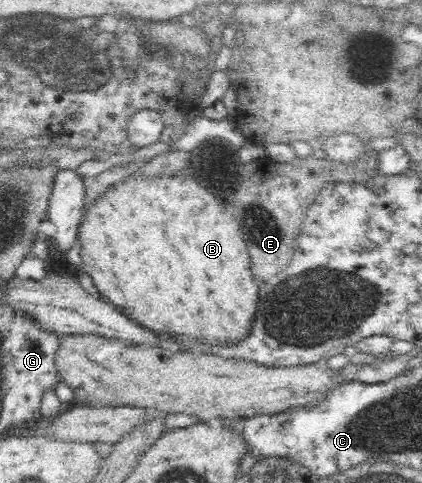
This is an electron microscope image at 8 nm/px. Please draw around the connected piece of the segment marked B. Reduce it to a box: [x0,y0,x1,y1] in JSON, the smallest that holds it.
[78,174,258,350]

